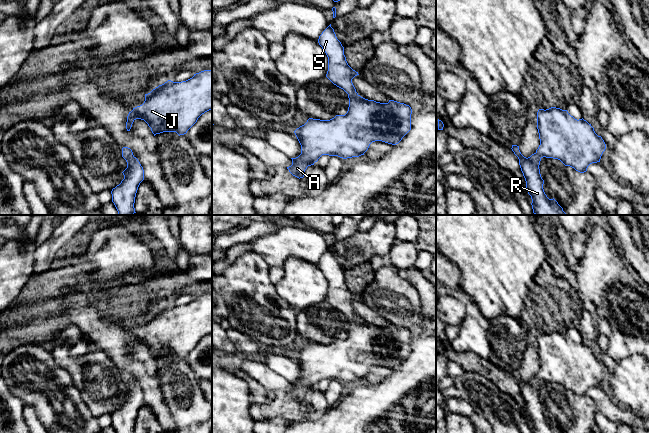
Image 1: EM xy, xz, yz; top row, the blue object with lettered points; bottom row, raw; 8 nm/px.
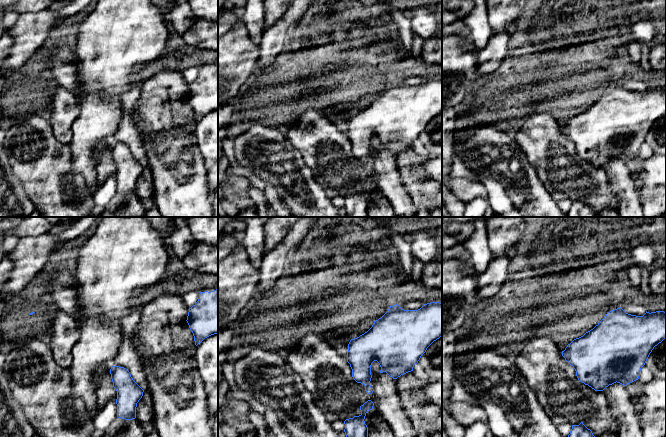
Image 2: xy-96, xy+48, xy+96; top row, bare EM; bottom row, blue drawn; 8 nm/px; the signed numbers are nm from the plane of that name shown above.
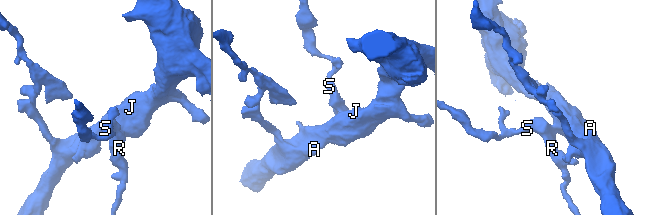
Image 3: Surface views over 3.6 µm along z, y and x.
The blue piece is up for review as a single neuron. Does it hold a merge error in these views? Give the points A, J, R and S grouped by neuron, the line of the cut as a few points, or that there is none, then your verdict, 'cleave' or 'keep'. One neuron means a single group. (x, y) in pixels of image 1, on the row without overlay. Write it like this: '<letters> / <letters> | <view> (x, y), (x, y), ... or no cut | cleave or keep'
A J R S | no cut | keep

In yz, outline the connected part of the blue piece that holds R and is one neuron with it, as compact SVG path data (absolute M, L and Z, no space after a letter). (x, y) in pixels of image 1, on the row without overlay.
M556 331L538 334L537 353L540 369L534 378L526 382L519 370L512 369L511 373L519 383L532 433L563 433L544 416L544 404L539 393L541 383L558 383L565 390L584 397L590 388L600 386L606 368L586 344L577 344L567 334Z

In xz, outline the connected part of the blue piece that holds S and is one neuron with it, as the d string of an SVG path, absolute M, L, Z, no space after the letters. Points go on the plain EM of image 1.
M331 248L319 260L318 267L328 281L326 301L348 318L349 331L345 339L336 339L330 344L309 342L304 349L294 355L301 369L301 378L291 382L292 389L287 393L299 403L304 401L307 391L314 389L322 379L338 380L343 383L359 381L364 379L372 366L382 365L396 369L411 354L412 333L409 329L394 324L380 327L365 323L356 316L352 303L359 298L348 289L344 271L337 263Z

